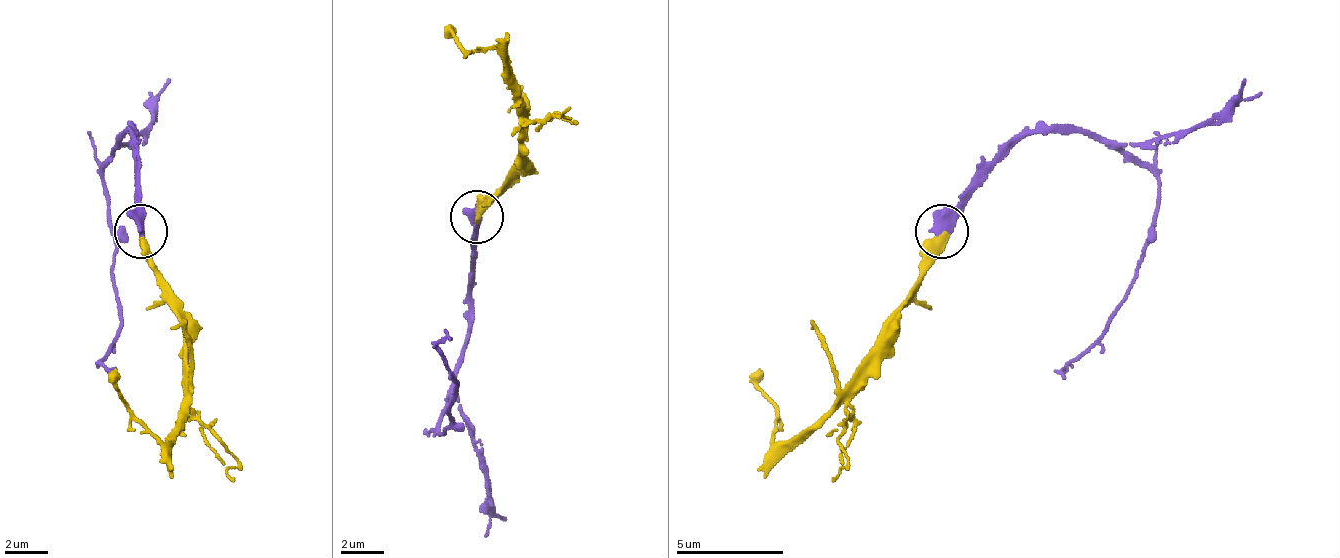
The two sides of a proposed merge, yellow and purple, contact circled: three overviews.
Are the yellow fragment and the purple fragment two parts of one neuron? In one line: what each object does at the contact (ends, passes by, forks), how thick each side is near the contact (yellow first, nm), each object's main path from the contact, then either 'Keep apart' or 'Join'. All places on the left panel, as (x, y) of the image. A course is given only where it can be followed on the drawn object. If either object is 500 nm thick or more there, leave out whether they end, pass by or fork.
Thickness 360 nm (yellow) against 550 nm. Course of yellow: (139, 233), (160, 297), (182, 318), (182, 426), (160, 442), (134, 415), (112, 372). Course of purple: (139, 233), (134, 131), (123, 141), (102, 179), (107, 227), (118, 243), (118, 334), (102, 361), (118, 367). Join

